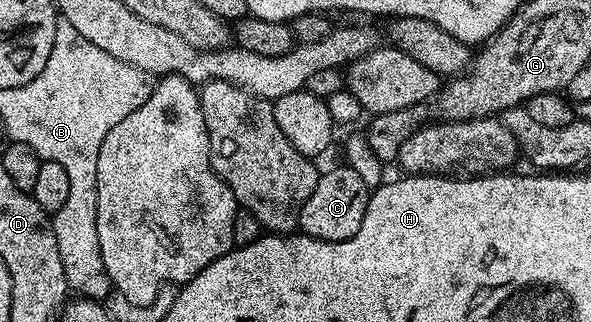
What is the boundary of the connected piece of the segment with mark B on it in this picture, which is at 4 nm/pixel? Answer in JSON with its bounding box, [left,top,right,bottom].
[17,19,153,298]

